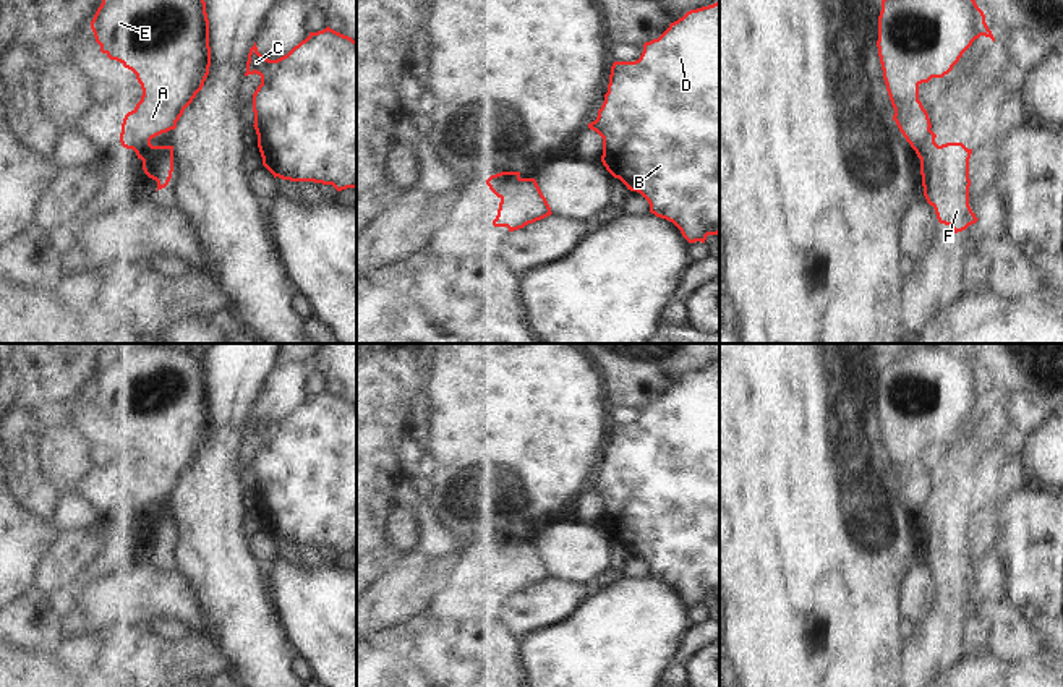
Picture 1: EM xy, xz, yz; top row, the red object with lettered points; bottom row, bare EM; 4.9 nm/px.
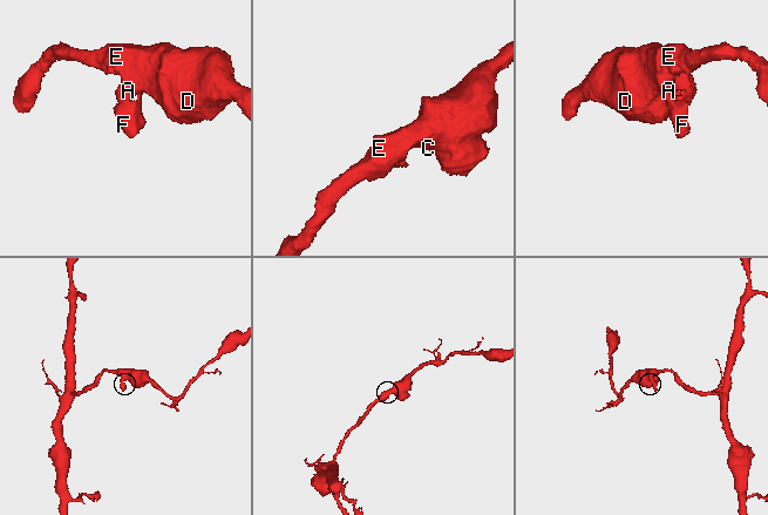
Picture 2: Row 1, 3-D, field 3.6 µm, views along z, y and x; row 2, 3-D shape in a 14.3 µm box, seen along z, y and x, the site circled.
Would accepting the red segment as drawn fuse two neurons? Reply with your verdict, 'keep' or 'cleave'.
cleave

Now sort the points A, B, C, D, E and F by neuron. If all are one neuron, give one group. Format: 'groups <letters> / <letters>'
groups A B C D E / F

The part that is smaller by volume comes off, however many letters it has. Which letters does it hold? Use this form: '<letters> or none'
F

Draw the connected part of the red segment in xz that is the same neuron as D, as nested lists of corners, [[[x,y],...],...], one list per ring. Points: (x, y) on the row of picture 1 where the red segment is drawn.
[[[719,0],[713,5],[687,11],[671,23],[658,37],[643,44],[643,52],[635,62],[614,62],[611,66],[608,92],[595,122],[588,128],[603,138],[601,162],[606,170],[619,178],[627,190],[640,193],[650,204],[650,212],[672,222],[689,243],[705,243],[708,235],[719,233]]]

